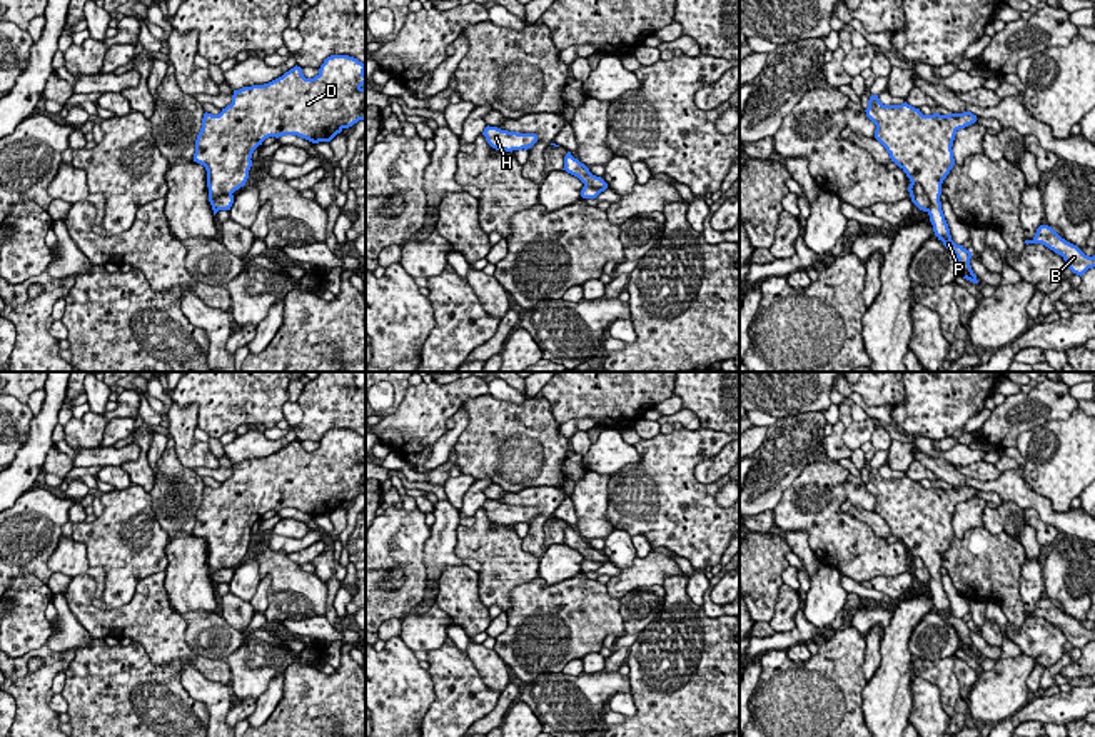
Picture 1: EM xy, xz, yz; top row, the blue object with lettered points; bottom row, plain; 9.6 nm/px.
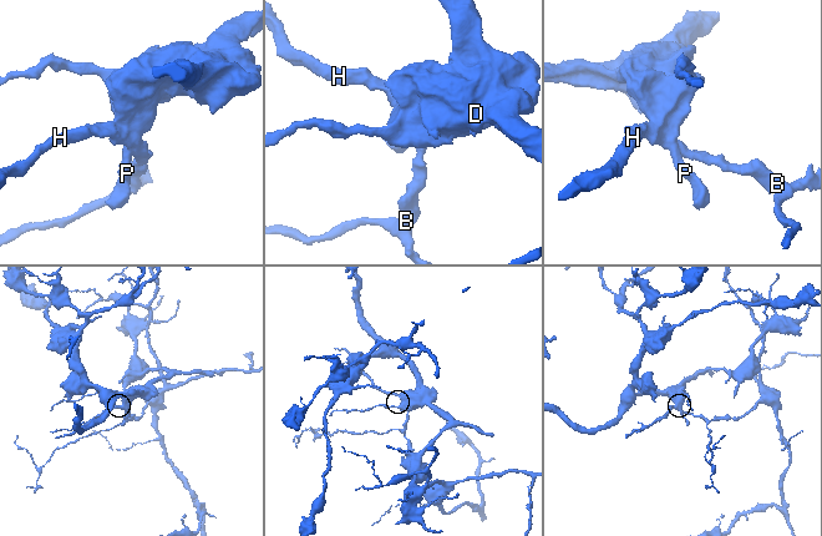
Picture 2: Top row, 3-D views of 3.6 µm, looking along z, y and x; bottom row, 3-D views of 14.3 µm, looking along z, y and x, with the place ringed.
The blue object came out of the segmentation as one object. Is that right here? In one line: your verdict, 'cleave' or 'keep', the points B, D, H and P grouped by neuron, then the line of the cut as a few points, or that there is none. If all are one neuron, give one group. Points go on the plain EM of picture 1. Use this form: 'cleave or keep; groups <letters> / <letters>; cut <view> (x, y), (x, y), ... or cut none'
keep; groups B D H P; cut none

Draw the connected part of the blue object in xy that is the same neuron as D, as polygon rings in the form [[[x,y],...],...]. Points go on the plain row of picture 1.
[[[331,429],[314,452],[305,452],[300,440],[264,457],[234,464],[232,477],[219,489],[204,487],[195,514],[194,535],[207,544],[209,575],[214,589],[230,584],[234,565],[245,559],[252,527],[269,510],[297,509],[312,517],[331,515],[344,502],[366,494],[366,439],[349,429]]]

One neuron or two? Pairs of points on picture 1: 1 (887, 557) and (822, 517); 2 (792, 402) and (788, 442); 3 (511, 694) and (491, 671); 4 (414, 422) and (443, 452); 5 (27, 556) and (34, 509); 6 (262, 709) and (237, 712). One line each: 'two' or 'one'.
1: one
2: two
3: two
4: two
5: one
6: two

